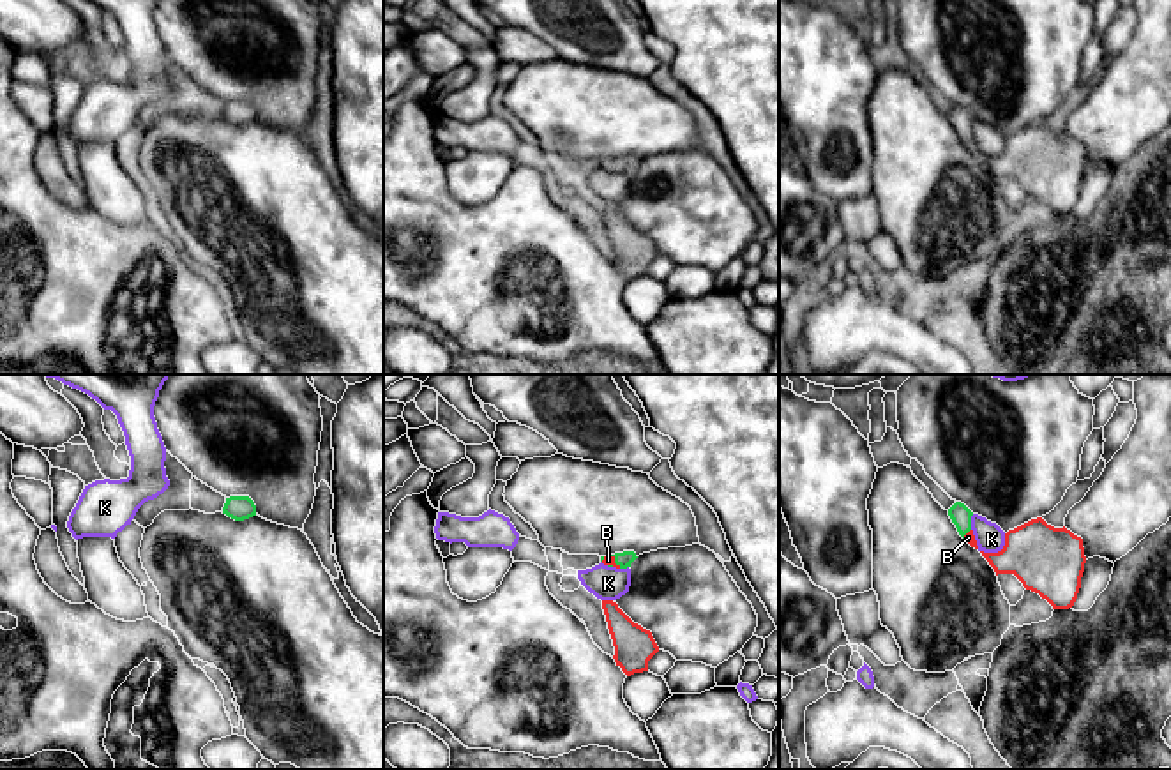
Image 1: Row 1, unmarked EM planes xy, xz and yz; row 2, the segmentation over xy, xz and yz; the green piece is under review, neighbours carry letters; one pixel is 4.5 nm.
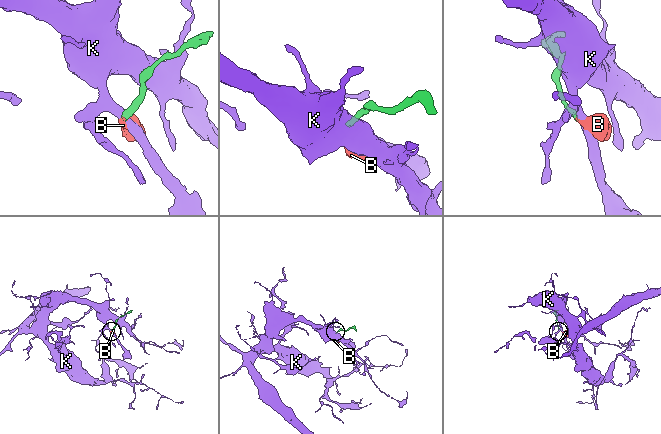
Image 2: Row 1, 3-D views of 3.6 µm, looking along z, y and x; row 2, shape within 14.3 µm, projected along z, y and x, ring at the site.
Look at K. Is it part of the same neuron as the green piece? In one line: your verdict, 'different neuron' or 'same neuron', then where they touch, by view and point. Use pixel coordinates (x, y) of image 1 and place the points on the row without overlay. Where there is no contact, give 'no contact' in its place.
different neuron; meets green in yz at (970, 126)

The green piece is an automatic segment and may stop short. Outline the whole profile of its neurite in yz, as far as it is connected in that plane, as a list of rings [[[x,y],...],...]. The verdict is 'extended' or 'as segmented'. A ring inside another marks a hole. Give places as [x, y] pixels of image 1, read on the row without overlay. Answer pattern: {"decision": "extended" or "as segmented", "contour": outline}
{"decision": "extended", "contour": [[[956,106],[948,113],[948,120],[952,127],[956,129],[959,140],[968,147],[971,152],[978,154],[973,134],[971,134],[971,120],[973,117],[961,106]]]}

